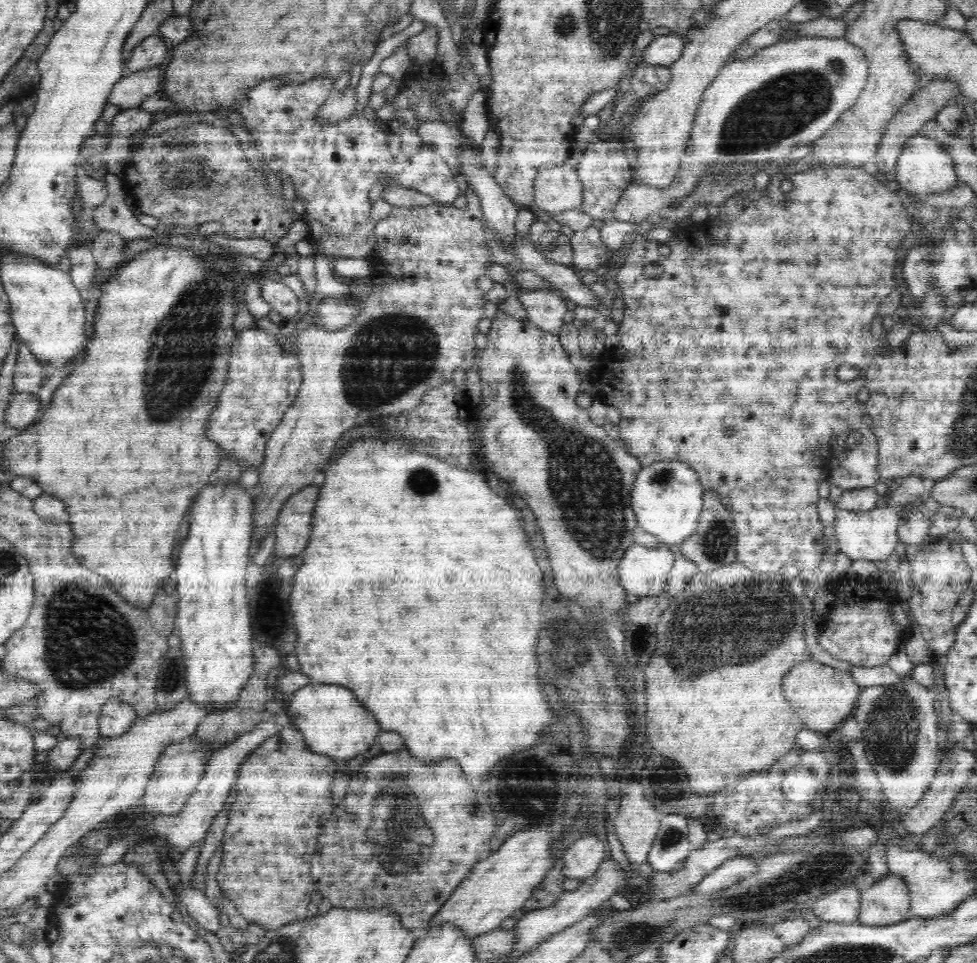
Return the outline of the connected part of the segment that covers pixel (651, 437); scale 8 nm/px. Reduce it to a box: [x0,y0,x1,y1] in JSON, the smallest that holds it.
[588,165,912,572]

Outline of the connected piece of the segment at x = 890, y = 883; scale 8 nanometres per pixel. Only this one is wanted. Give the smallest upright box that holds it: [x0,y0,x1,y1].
[860,872,911,926]

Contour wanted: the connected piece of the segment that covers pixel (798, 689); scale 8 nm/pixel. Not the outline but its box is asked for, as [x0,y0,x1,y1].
[782,661,861,735]

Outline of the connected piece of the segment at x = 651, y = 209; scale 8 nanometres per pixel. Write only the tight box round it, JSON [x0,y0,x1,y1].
[614,36,868,225]

